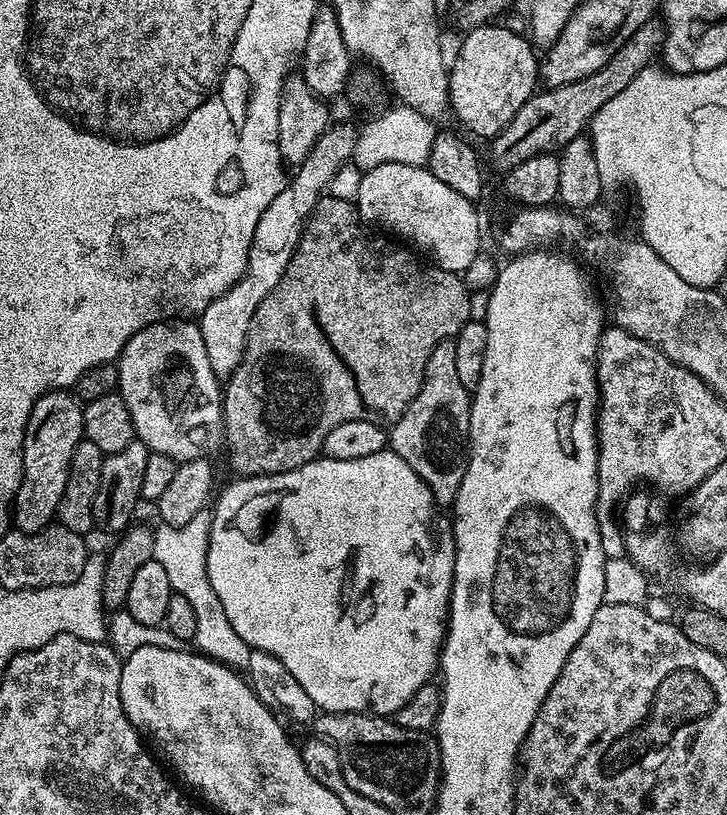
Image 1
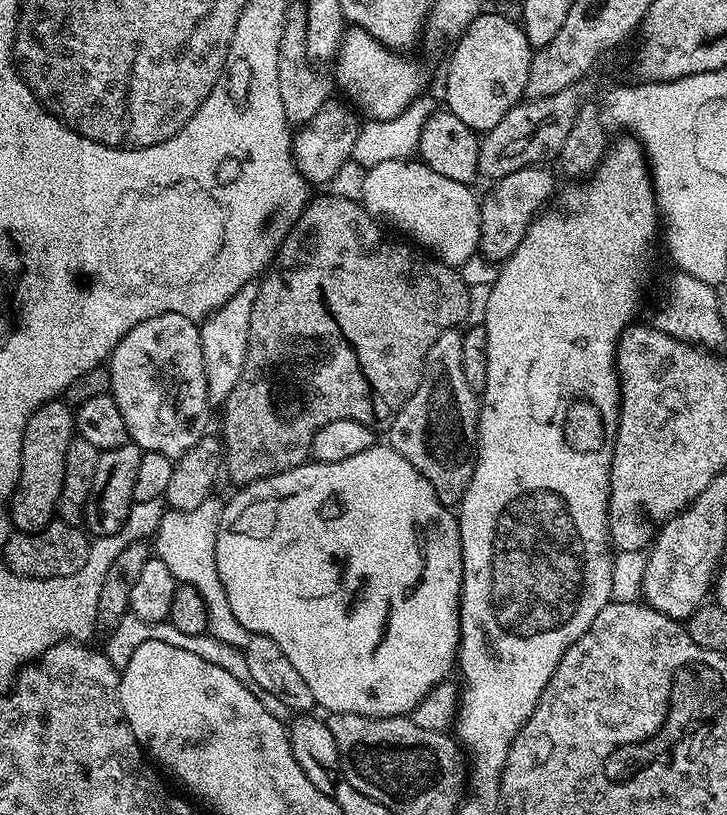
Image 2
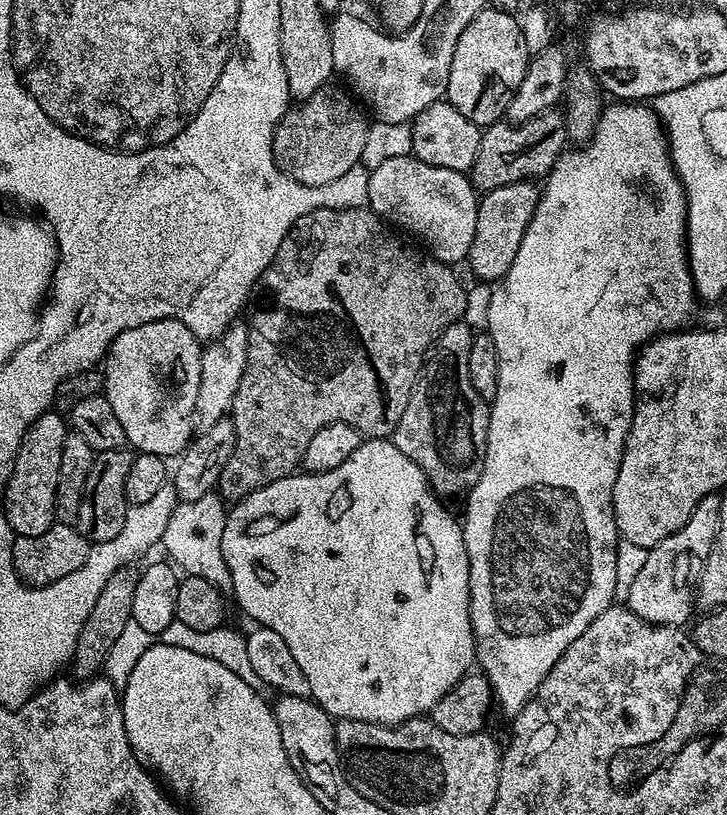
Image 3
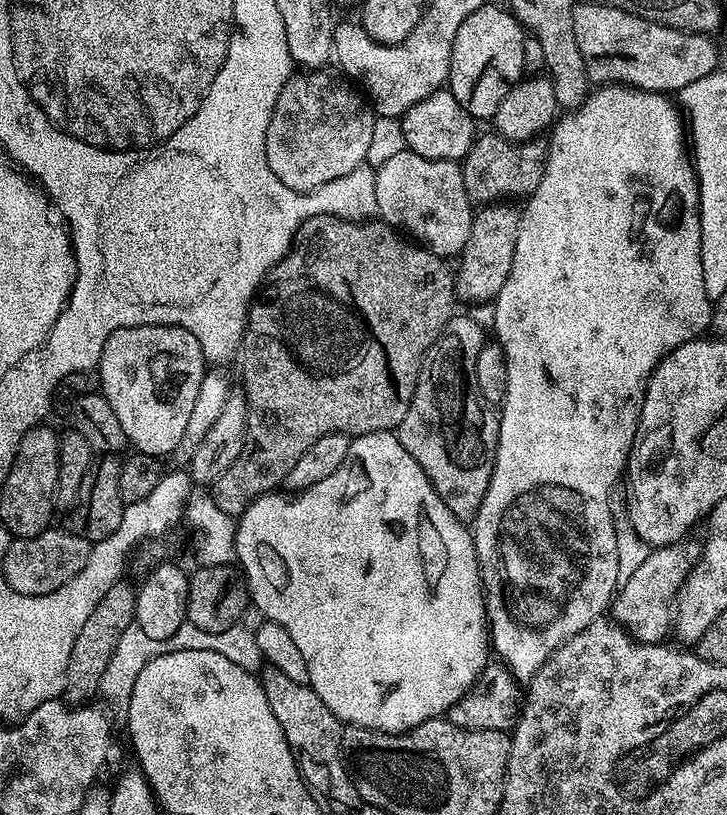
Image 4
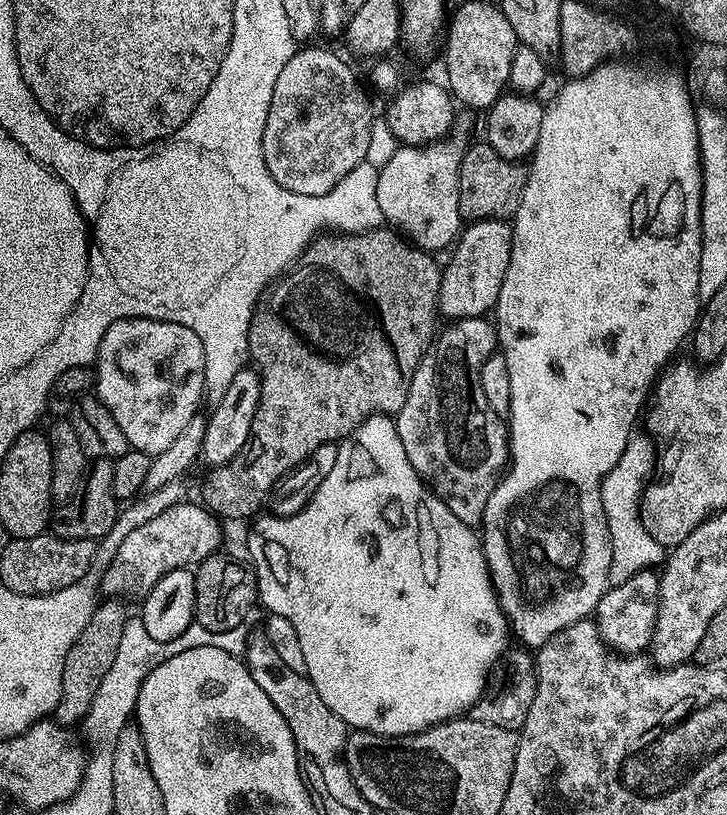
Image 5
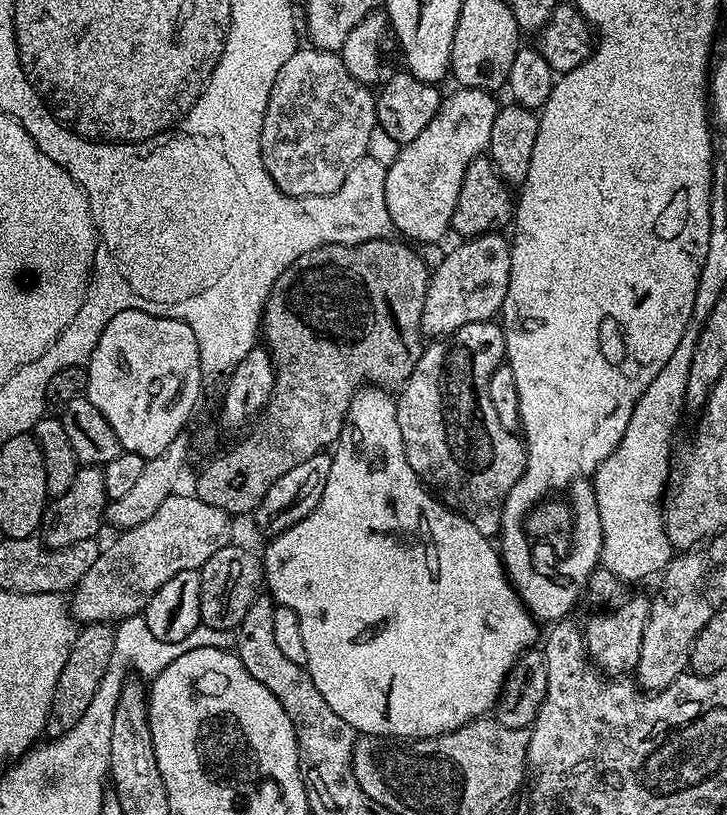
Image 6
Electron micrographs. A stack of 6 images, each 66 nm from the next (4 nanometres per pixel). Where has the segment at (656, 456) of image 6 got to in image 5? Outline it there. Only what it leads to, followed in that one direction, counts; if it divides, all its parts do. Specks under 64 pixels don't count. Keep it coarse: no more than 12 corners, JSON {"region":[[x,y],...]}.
{"region":[[633,435],[602,481],[609,581],[655,569],[666,549],[648,533],[642,497],[656,463]]}

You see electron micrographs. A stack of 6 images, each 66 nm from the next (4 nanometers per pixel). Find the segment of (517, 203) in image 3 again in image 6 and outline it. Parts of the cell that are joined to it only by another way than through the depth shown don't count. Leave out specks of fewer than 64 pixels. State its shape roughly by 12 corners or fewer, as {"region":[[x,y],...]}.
{"region":[[487,232],[431,269],[420,330],[443,338],[492,320],[512,245]]}

